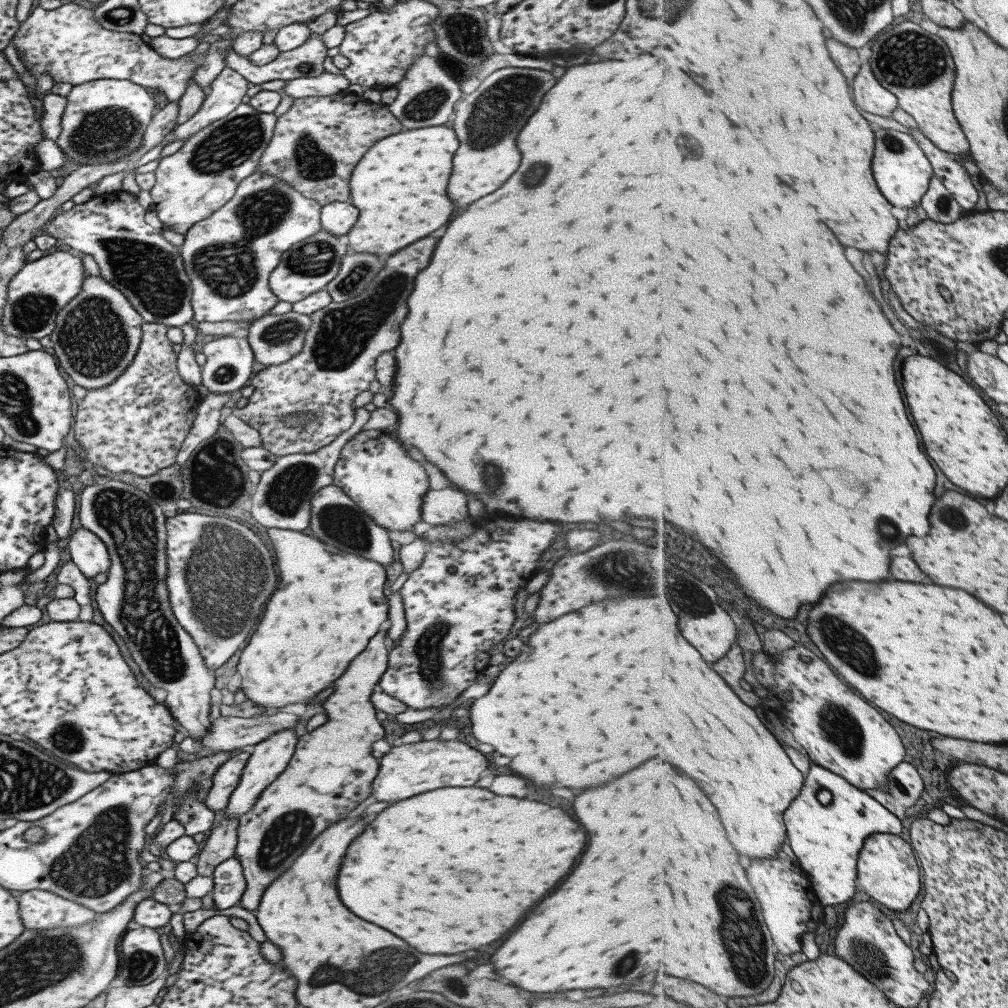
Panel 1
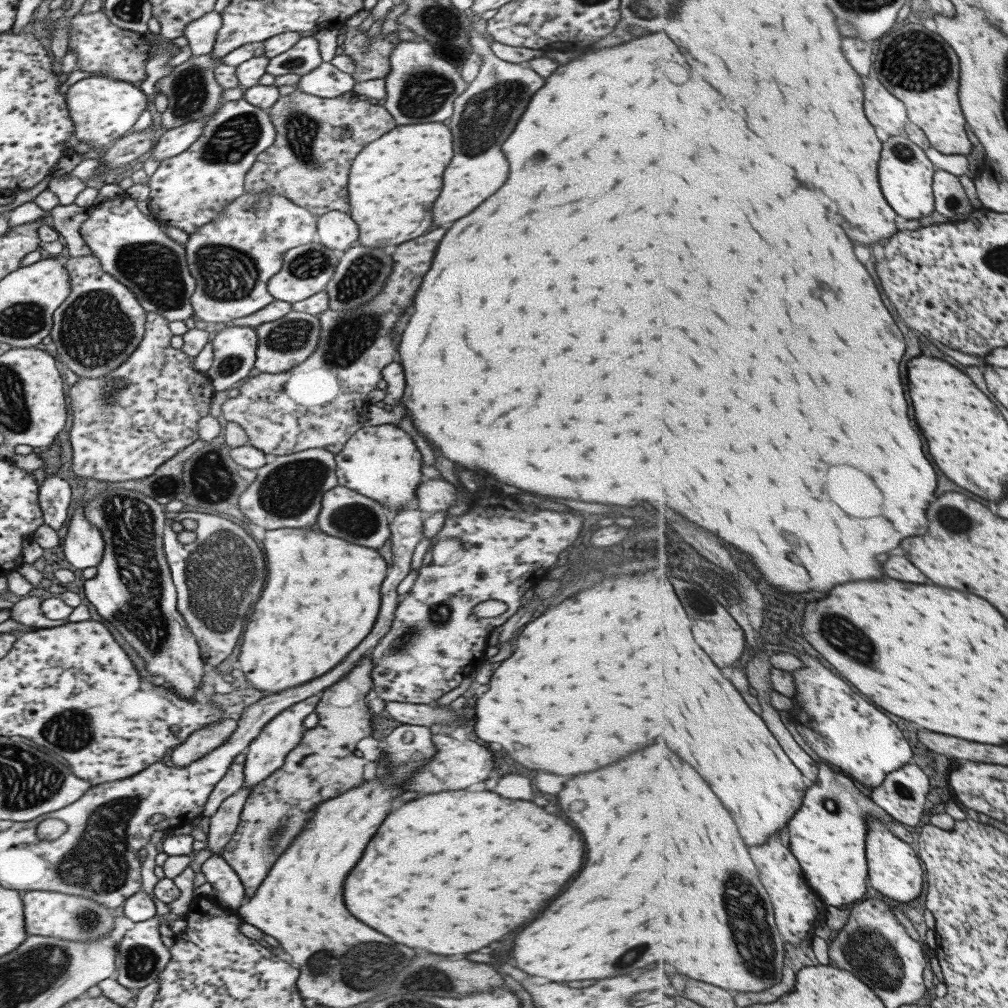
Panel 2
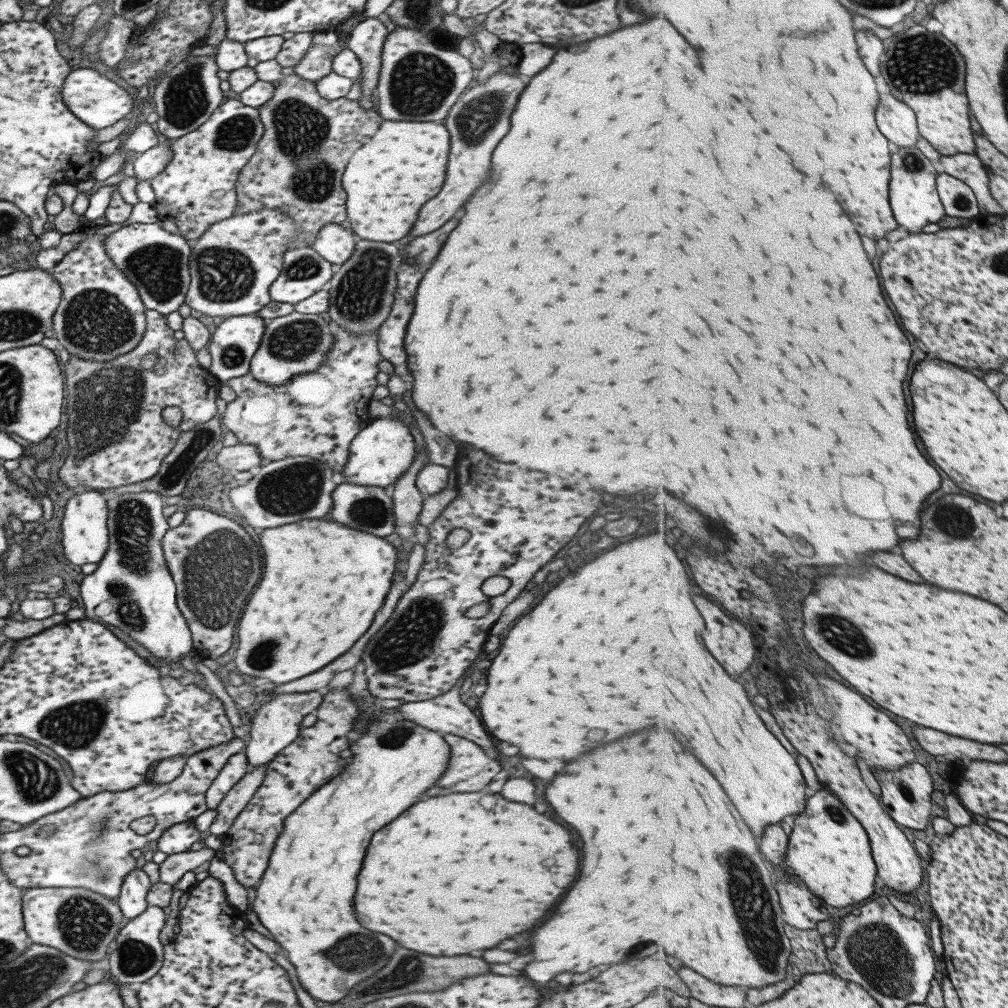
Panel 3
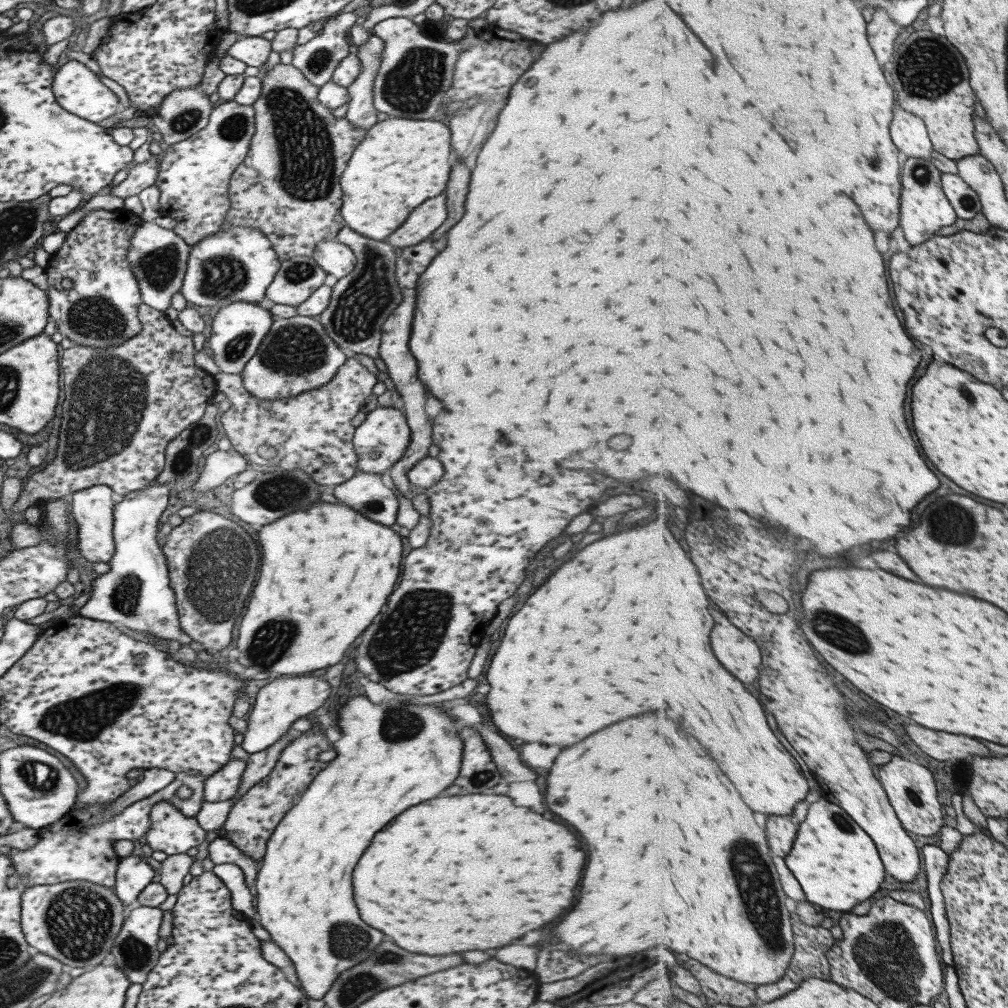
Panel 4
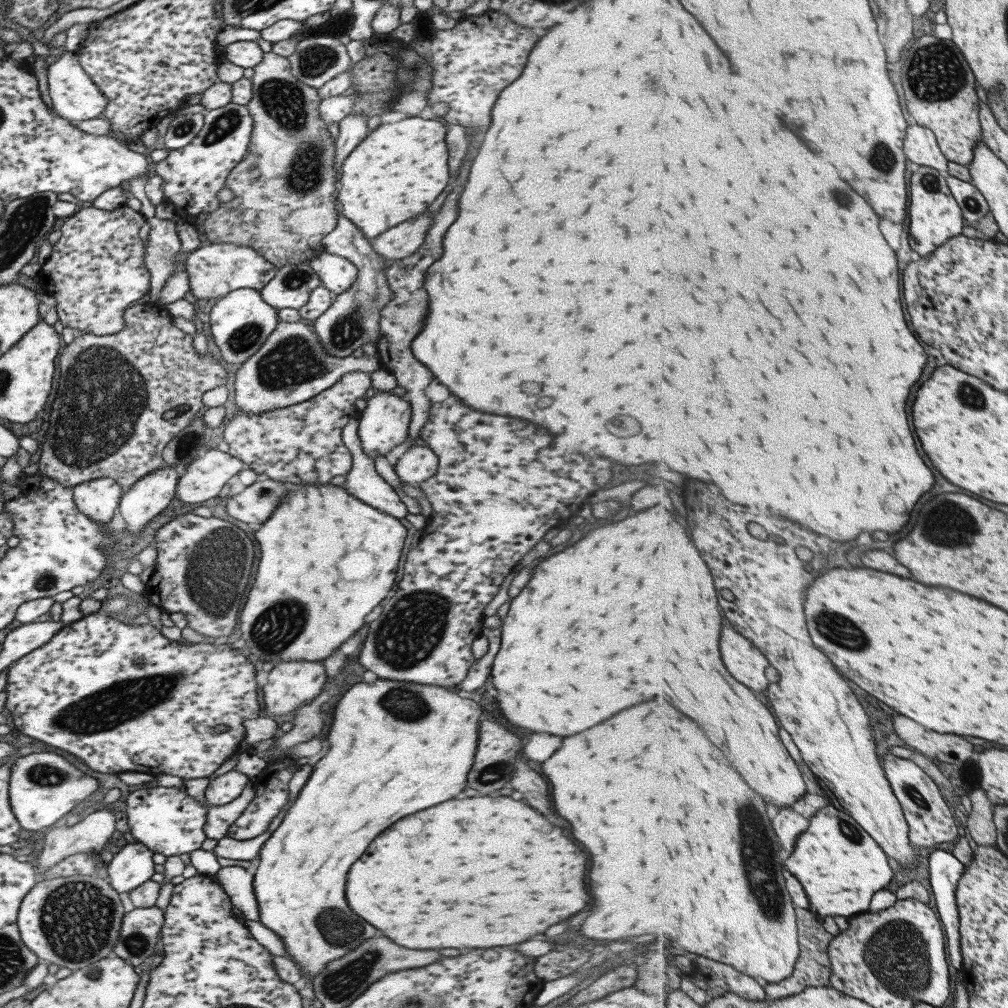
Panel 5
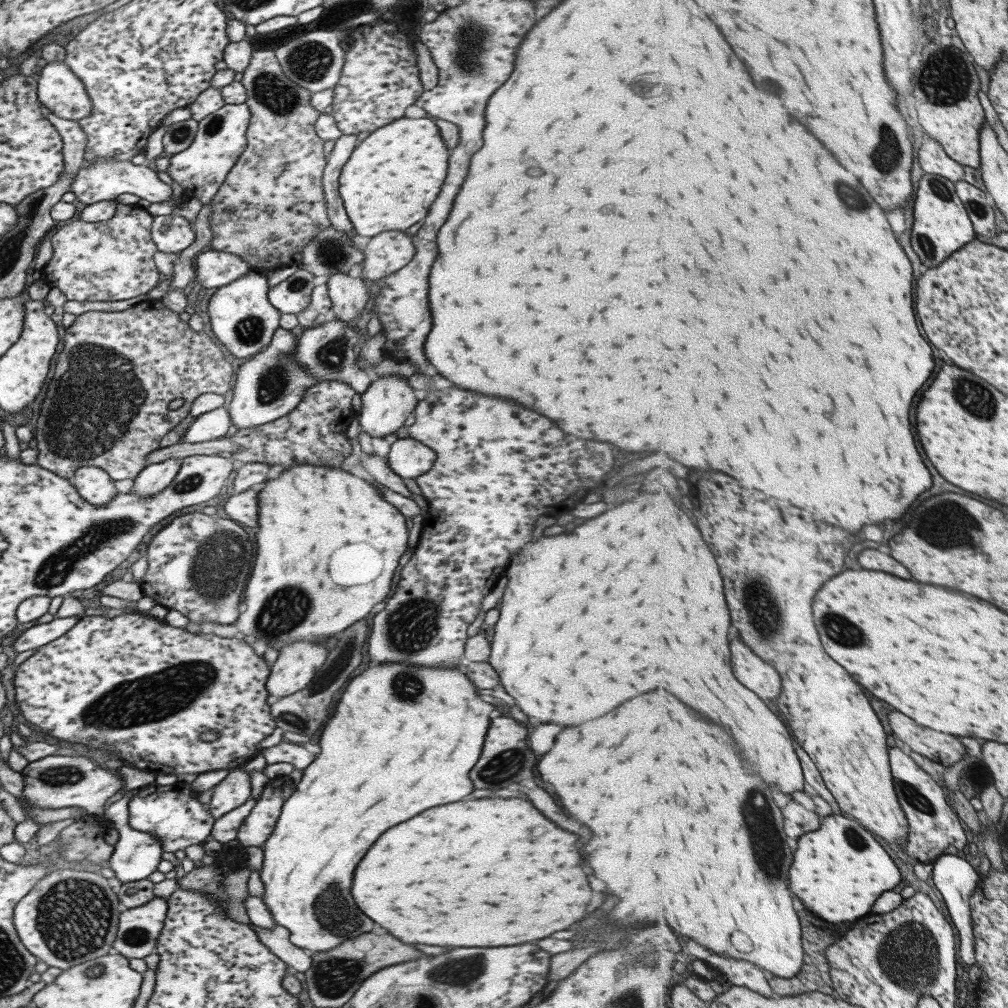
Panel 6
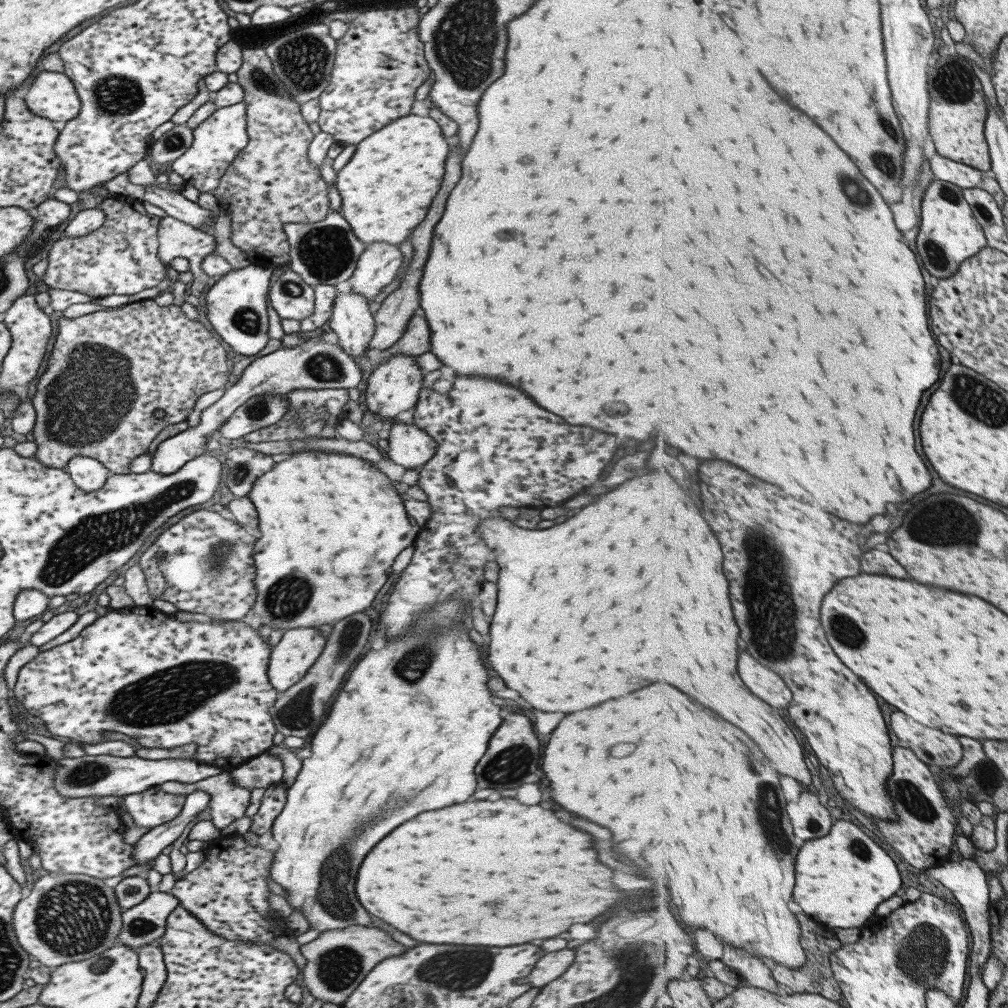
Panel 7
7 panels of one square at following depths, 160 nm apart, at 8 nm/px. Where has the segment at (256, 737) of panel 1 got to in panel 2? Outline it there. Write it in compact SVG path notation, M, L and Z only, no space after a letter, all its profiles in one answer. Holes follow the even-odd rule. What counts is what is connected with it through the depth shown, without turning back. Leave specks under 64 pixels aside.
M224 716L221 720L216 720L216 722L197 729L169 754L171 766L175 768L187 766L190 762L197 760L206 752L217 748L217 745L226 741L233 734L235 728L237 728L236 721Z

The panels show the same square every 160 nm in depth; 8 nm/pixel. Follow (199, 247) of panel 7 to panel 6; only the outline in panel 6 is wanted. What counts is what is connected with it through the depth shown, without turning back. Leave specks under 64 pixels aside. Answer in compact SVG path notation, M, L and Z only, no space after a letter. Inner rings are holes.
M179 215L152 217L150 237L157 251L163 253L181 252L194 241L191 224Z

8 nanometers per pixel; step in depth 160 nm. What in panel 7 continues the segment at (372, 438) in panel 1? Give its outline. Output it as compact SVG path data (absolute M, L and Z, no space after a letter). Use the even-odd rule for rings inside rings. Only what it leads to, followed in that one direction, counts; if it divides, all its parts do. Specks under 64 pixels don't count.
M402 354L390 356L385 362L379 363L366 378L368 385L361 395L362 406L373 414L378 414L378 422L383 419L393 422L399 412L405 412L417 402L424 373L414 357Z

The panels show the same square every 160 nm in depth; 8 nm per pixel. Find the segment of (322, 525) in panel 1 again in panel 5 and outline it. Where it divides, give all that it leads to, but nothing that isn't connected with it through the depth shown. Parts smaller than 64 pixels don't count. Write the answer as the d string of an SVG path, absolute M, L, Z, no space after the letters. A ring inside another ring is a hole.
M350 418L342 428L341 438L352 456L352 465L345 478L345 490L385 514L399 519L407 516L406 506L399 495L379 477L373 468L371 460L363 451L357 434L358 419Z

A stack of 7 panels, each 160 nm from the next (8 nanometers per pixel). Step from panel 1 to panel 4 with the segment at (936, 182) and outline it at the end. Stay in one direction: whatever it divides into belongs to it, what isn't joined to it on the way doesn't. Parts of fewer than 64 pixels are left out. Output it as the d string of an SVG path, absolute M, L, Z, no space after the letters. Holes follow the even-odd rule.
M944 173L942 185L952 205L956 208L958 217L973 220L979 212L984 211L977 191L957 173Z

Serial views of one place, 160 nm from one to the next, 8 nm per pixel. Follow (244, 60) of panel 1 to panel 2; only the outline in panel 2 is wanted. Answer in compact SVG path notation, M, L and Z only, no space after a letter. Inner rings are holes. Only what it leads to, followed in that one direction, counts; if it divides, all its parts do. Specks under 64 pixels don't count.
M299 37L299 40L273 58L266 64L266 73L274 77L284 74L297 73L299 76L311 72L316 66L322 63L318 42L315 37Z

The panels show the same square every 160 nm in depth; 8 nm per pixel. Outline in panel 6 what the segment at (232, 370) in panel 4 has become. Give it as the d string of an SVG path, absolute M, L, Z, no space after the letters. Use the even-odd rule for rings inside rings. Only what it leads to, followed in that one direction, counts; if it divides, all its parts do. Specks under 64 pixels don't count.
M247 271L240 279L216 288L207 304L213 334L235 358L252 356L265 348L279 328L280 312L269 304L265 273Z

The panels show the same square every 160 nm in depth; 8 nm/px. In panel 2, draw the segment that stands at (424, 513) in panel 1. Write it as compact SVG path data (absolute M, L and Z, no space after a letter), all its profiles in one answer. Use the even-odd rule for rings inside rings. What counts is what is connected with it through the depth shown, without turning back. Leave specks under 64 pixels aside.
M424 479L416 486L414 494L415 506L430 514L448 510L456 502L456 488L445 479Z

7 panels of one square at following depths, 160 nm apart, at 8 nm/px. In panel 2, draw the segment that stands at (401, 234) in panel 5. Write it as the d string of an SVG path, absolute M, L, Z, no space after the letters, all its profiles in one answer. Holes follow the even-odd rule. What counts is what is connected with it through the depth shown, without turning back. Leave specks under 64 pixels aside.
M471 35L468 43L471 50L479 54L481 64L476 77L453 101L452 116L445 121L453 136L453 158L443 172L441 194L435 198L431 208L433 226L469 214L505 182L507 164L501 153L501 144L513 132L533 92L543 84L543 78L528 66L495 57L482 36Z

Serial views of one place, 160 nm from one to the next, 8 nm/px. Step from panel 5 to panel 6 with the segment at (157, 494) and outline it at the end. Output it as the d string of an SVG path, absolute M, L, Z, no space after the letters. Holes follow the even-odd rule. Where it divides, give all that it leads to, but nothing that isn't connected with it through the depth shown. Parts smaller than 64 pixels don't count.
M173 457L145 465L137 473L129 491L142 497L156 495L172 482L172 478L179 470L181 461L182 459Z

